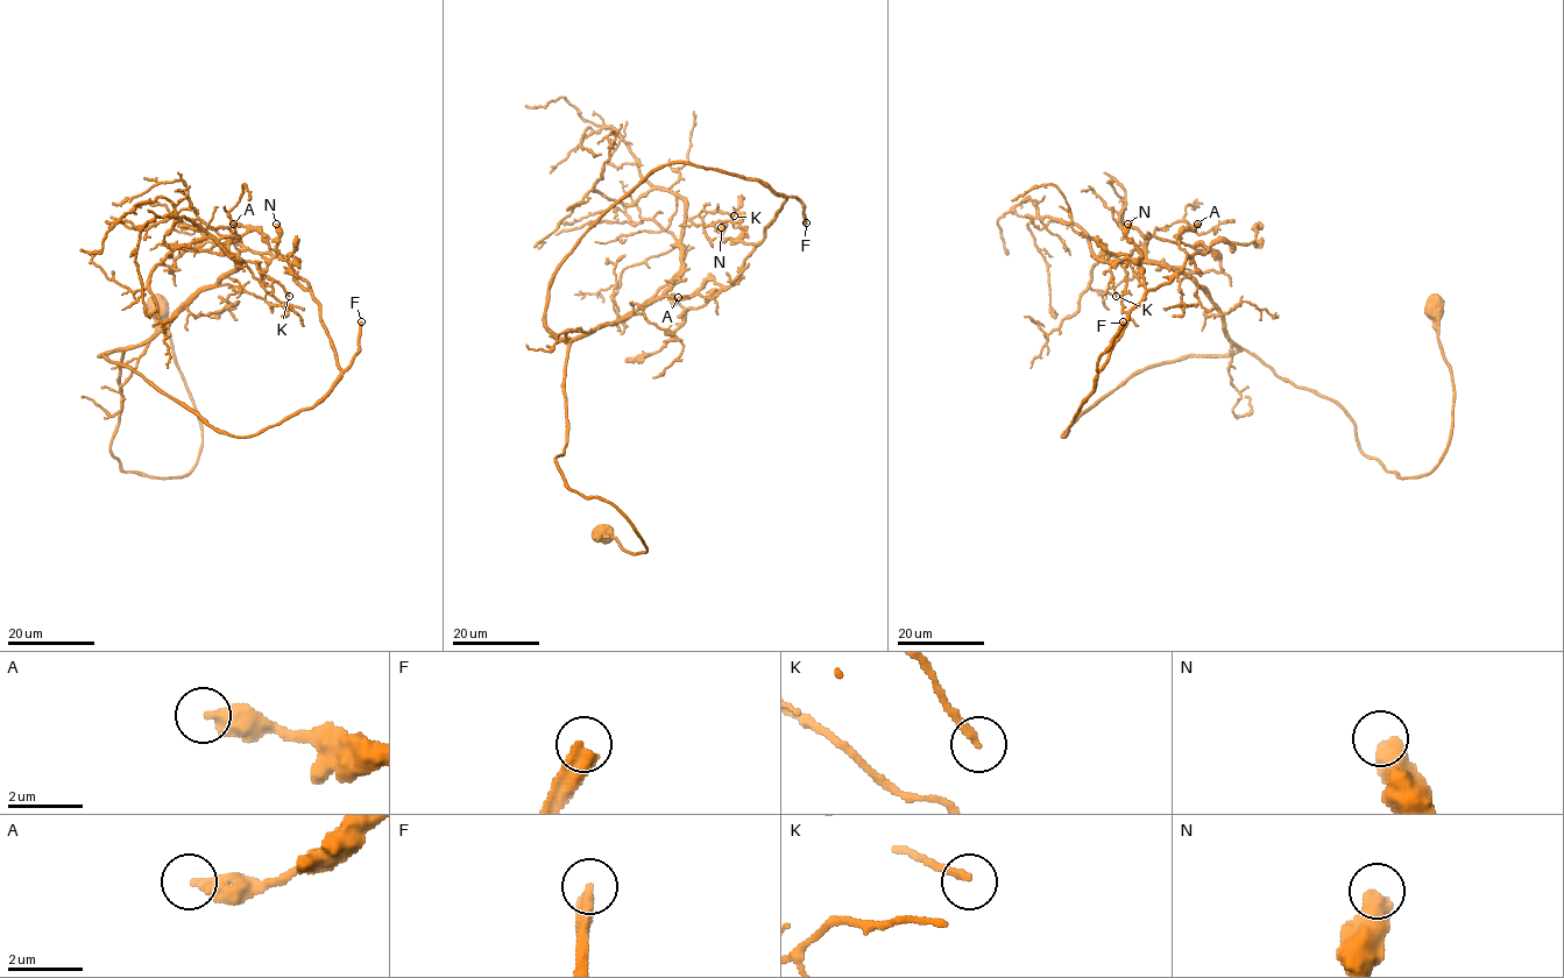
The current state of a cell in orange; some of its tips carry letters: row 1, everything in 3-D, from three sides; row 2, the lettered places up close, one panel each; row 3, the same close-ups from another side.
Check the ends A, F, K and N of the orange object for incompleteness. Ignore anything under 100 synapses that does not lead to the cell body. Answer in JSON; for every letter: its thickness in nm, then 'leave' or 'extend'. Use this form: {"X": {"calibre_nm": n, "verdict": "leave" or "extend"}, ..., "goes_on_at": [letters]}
{"A": {"calibre_nm": 440, "verdict": "leave"}, "F": {"calibre_nm": 440, "verdict": "extend"}, "K": {"calibre_nm": 190, "verdict": "leave"}, "N": {"calibre_nm": 600, "verdict": "leave"}, "goes_on_at": ["F"]}

